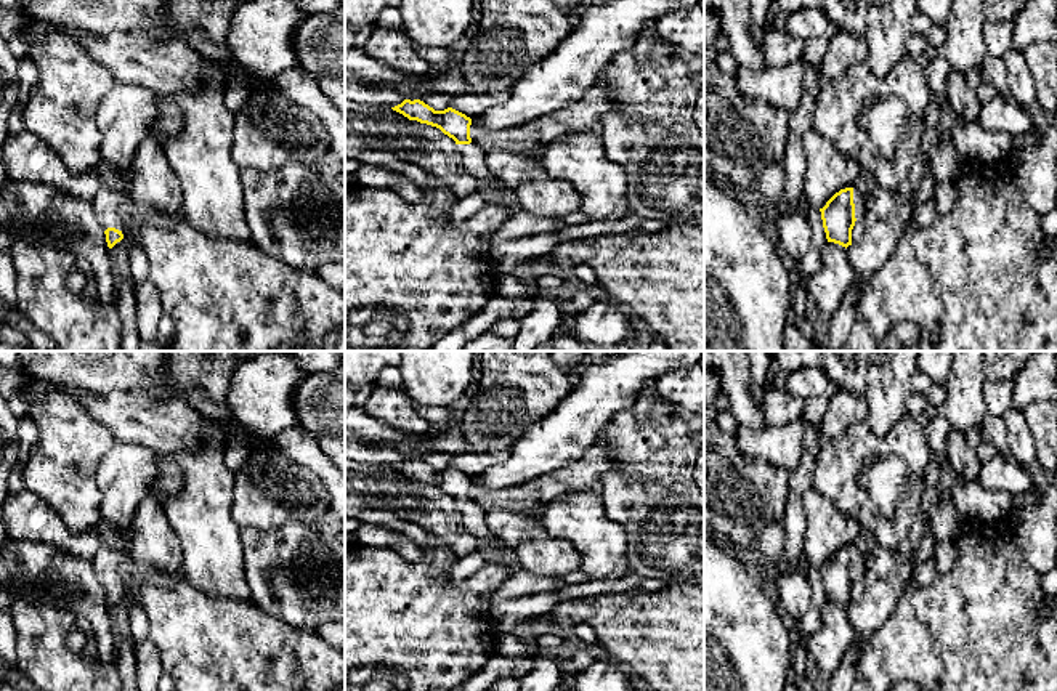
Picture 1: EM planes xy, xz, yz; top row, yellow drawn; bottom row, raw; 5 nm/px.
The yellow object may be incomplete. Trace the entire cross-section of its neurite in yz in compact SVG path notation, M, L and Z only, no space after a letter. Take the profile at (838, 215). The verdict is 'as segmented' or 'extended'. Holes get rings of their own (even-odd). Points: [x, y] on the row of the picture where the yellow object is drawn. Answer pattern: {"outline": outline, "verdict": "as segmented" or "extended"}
{"outline": "M845 188L836 192L820 208L828 242L839 244L845 249L852 245L852 229L857 220L865 220L868 197L869 194Z", "verdict": "extended"}

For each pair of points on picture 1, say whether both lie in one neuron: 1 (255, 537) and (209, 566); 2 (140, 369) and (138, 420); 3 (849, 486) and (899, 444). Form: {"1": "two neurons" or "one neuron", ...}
{"1": "two neurons", "2": "two neurons", "3": "one neuron"}

